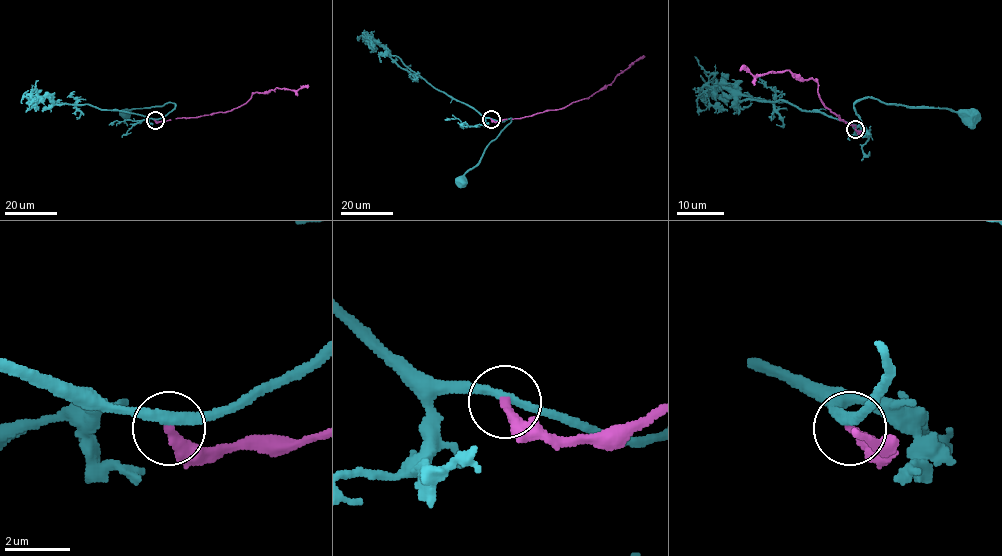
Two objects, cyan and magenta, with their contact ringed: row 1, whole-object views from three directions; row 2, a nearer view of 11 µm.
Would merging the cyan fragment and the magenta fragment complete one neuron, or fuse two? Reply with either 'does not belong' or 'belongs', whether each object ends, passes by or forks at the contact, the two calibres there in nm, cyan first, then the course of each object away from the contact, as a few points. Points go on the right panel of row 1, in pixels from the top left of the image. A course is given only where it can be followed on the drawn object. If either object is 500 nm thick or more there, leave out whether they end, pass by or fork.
does not belong | cyan passes by | magenta ends | 280/320 nm | cyan via (855, 128), (860, 122), (855, 103), (863, 99), (875, 98), (887, 103), (913, 107), (951, 108), (969, 117) | magenta via (855, 130), (860, 132), (822, 103), (817, 83), (813, 79), (801, 80), (788, 70), (753, 75), (741, 67)

